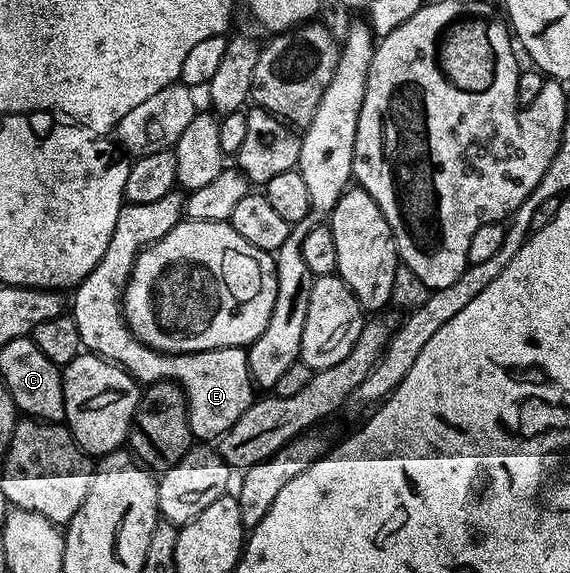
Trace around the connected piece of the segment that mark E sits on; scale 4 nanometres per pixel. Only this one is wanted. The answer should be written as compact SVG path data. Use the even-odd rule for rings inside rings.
M177 192L151 204L126 205L117 218L107 252L103 252L99 264L95 264L93 271L76 287L71 317L79 328L82 347L88 353L98 354L100 358L121 366L138 383L161 384L172 380L183 388L192 437L217 440L255 401L255 383L249 374L248 353L240 346L228 346L218 350L196 350L194 354L163 354L144 346L133 335L123 313L125 286L143 243L149 244L163 237L182 214L183 198Z

